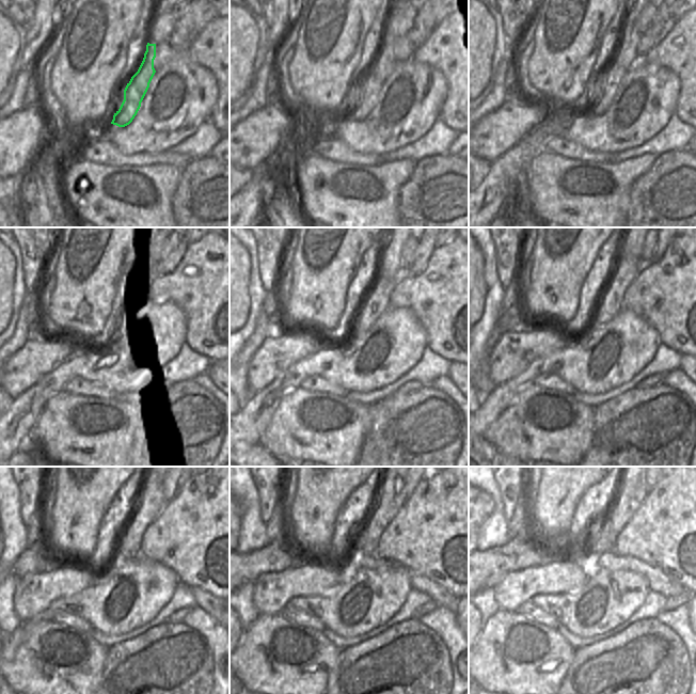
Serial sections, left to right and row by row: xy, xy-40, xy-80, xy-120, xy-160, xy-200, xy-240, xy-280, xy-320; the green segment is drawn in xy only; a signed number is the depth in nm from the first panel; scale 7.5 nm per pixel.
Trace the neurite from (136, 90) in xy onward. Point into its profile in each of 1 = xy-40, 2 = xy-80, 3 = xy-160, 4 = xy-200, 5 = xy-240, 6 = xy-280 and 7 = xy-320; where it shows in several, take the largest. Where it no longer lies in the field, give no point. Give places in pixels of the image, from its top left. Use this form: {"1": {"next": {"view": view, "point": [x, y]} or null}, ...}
{"1": {"next": {"view": "xy-40", "point": [373, 82]}}, "2": {"next": {"view": "xy-80", "point": [626, 57]}}, "3": {"next": {"view": "xy-160", "point": [378, 300]}}, "4": {"next": {"view": "xy-200", "point": [628, 267]}}, "5": {"next": {"view": "xy-240", "point": [152, 500]}}, "6": {"next": {"view": "xy-280", "point": [391, 498]}}, "7": {"next": {"view": "xy-320", "point": [633, 488]}}}

